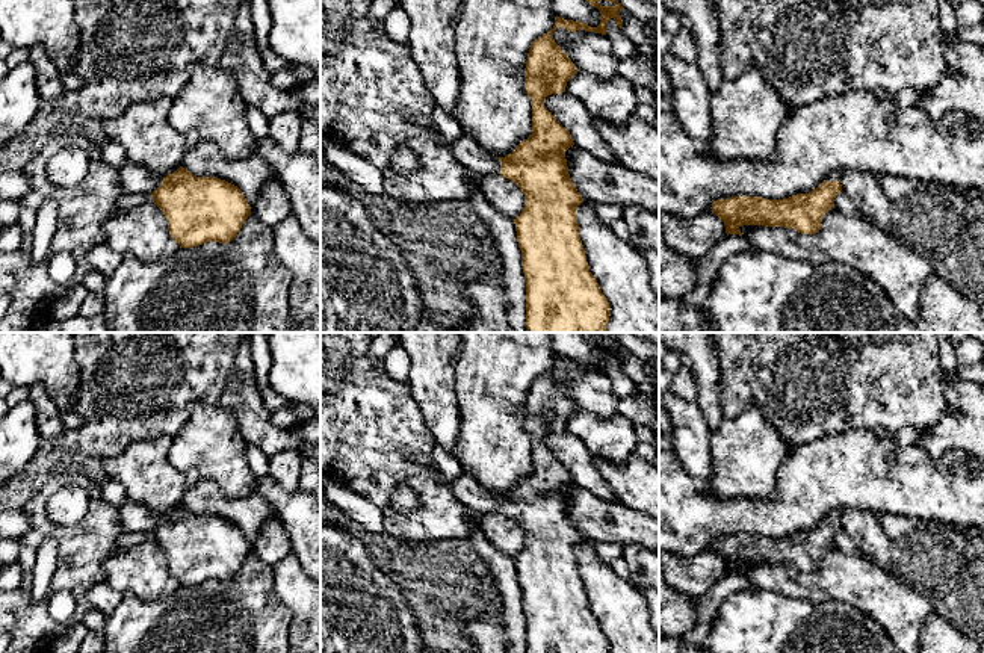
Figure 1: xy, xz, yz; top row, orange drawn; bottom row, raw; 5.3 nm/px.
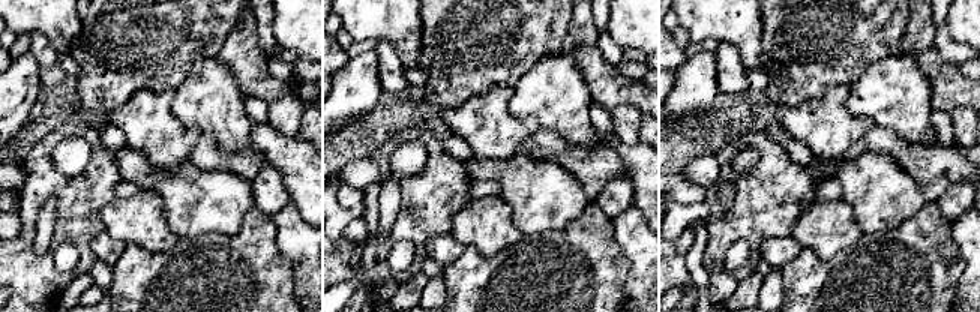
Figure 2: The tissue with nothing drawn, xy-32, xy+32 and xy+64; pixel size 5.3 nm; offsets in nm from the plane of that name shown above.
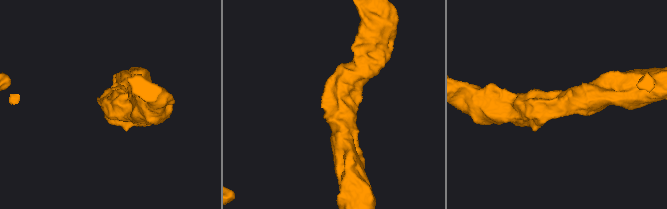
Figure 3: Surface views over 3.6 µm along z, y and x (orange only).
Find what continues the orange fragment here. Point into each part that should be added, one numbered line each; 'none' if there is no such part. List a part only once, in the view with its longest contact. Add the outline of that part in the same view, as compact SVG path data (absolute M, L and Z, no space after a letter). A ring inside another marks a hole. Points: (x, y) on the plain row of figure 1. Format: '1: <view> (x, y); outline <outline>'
1: xy (135, 517); outline M133 500L118 506L118 514L125 532L151 534L163 518L163 514L151 511Z

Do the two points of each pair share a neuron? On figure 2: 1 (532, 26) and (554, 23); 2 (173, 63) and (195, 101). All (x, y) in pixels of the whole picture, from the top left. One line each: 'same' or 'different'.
1: same
2: different

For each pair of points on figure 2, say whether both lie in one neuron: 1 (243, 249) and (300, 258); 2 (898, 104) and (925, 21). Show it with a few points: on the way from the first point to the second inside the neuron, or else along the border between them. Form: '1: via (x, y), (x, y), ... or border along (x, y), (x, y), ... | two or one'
1: border along (272, 222), (276, 246), (291, 264), (294, 290) | two
2: border along (899, 51), (916, 60), (929, 89) | two

